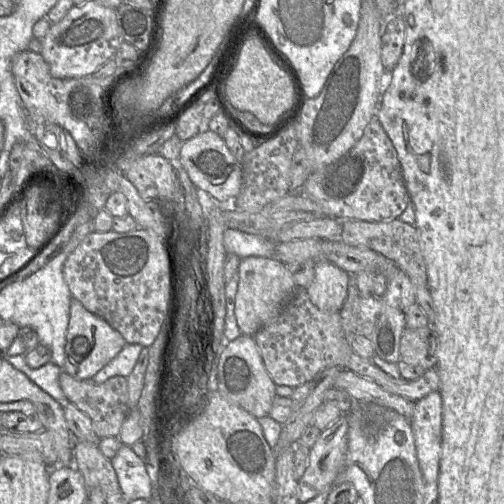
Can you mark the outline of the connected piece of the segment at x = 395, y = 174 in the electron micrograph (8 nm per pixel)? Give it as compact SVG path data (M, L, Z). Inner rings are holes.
M373 117L371 119L371 121L369 122L369 124L364 130L363 136L360 138L360 140L355 144L355 146L351 150L349 150L345 155L343 155L335 162L321 169L313 170L313 172L308 176L308 178L304 182L301 190L299 192L293 192L293 193L302 193L312 198L322 207L324 214L326 216L335 218L339 221L352 219L352 220L362 220L362 221L368 221L368 222L383 222L383 221L388 221L392 219L397 219L400 217L400 215L406 209L407 205L410 203L410 196L408 194L405 183L403 181L401 164L399 162L397 152L377 117Z

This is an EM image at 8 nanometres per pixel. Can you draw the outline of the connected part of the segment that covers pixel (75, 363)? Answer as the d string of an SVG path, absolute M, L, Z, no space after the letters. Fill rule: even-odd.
M71 298L69 324L64 350L64 372L77 380L90 380L125 347L123 336L105 320L92 314Z

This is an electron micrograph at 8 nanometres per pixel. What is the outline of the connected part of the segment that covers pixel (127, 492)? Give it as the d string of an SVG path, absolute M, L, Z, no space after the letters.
M122 444L111 459L118 483L126 502L136 499L150 500L152 482L145 460L138 457L130 446Z

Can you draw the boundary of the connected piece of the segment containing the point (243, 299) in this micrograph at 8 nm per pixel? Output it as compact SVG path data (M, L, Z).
M273 257L243 258L238 267L238 274L235 316L242 334L253 336L260 328L277 318L298 287L287 266Z

